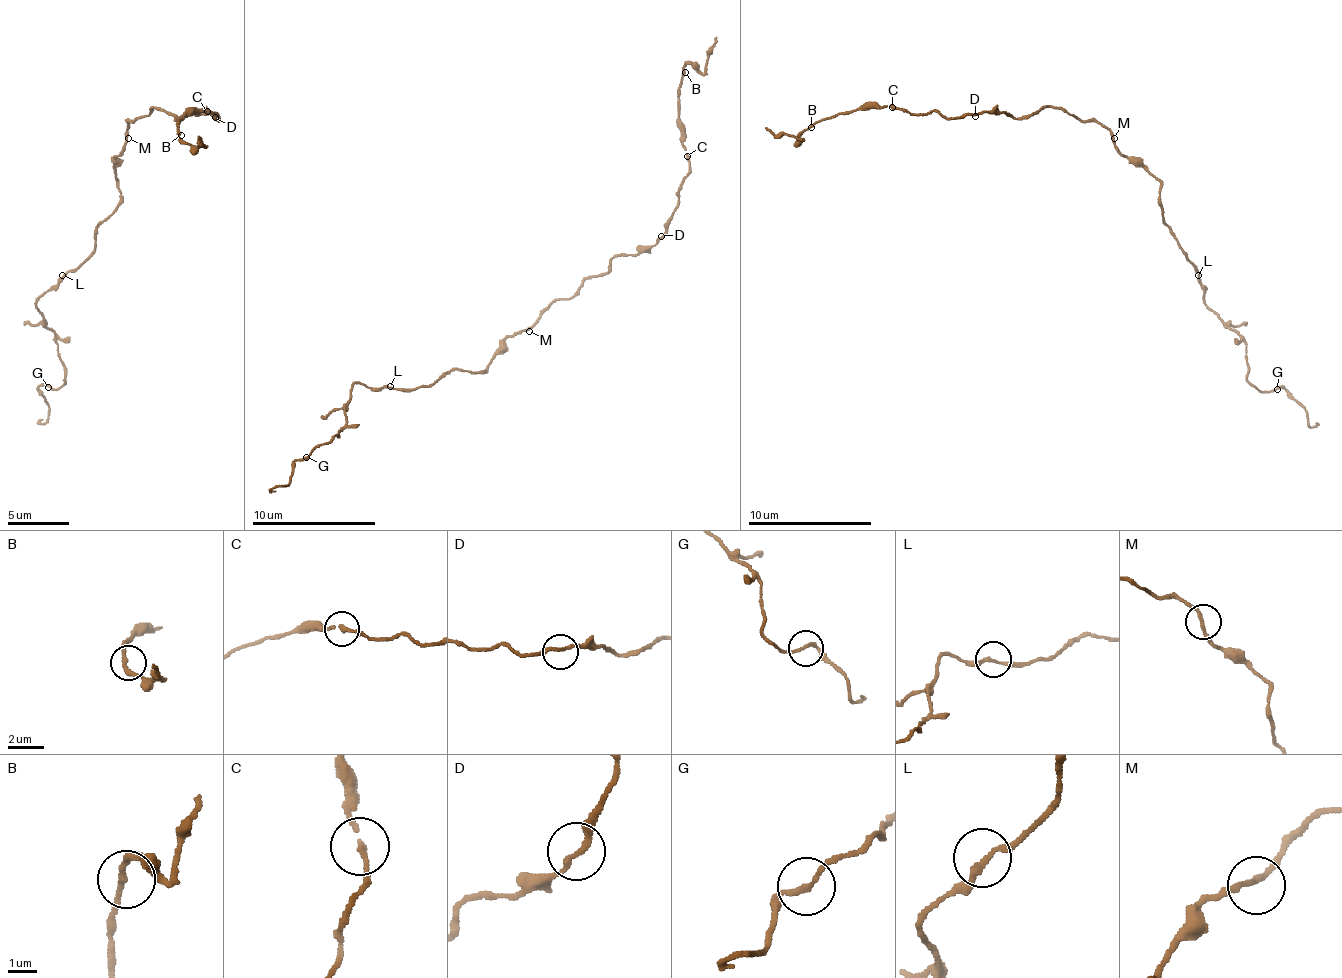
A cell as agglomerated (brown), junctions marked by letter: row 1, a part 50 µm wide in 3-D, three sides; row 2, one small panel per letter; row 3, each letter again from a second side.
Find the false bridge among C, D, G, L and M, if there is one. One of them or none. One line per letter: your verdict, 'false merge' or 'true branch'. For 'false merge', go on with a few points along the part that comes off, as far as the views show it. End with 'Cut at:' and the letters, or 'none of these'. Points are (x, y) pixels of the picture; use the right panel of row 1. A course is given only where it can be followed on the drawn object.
C: true branch
D: true branch
G: true branch
L: true branch
M: true branch
Cut at: none of these

